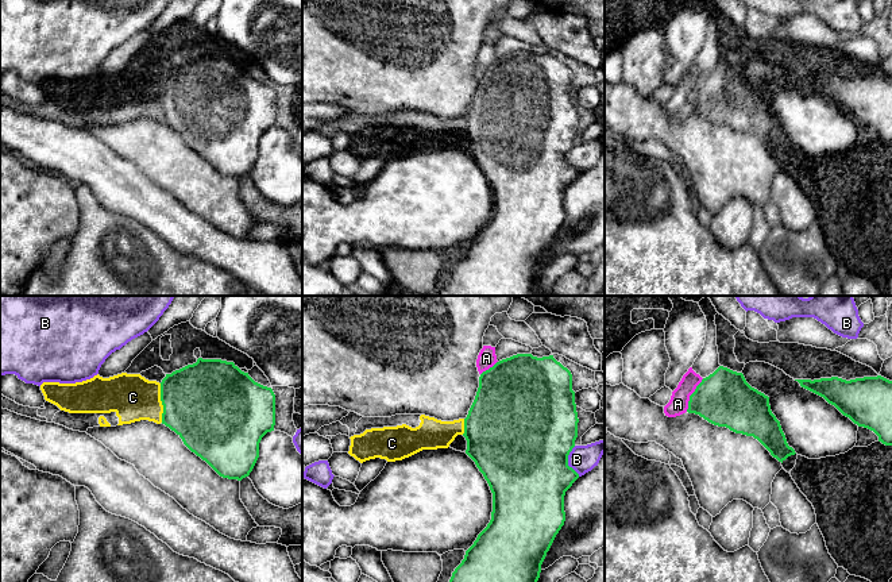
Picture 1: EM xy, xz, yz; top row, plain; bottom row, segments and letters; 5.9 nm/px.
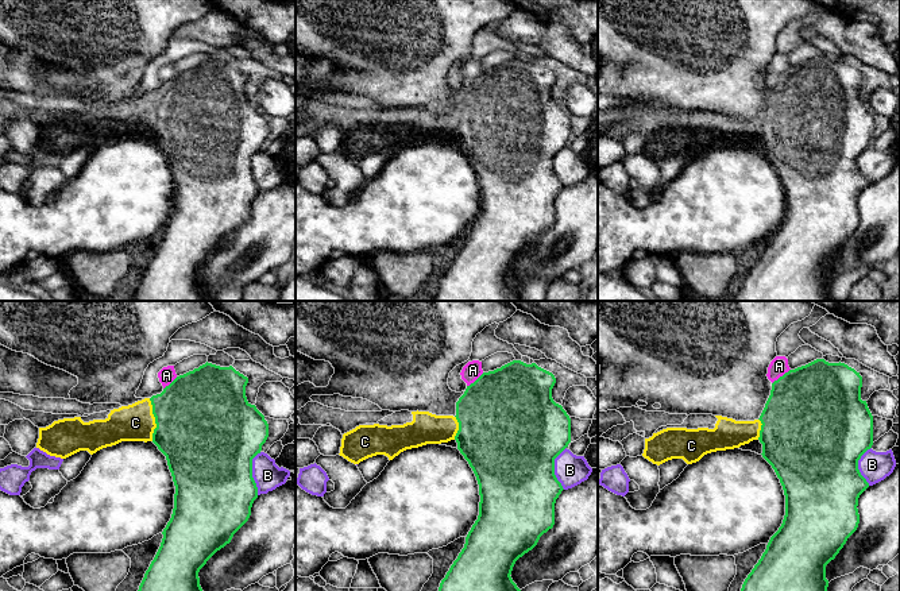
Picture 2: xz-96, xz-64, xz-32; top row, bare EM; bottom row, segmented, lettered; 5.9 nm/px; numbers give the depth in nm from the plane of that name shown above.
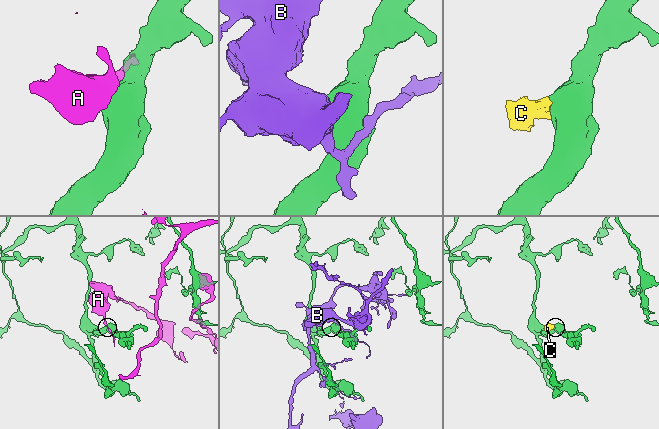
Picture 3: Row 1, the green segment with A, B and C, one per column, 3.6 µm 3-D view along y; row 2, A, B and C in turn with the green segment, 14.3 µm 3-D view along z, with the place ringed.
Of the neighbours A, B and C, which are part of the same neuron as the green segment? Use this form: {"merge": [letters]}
{"merge": ["C"]}

